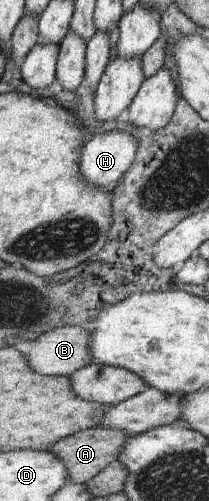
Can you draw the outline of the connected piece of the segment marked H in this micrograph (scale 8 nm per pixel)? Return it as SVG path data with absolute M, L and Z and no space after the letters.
M116 129L87 139L80 151L80 177L96 187L114 187L134 163L138 145L140 139Z

